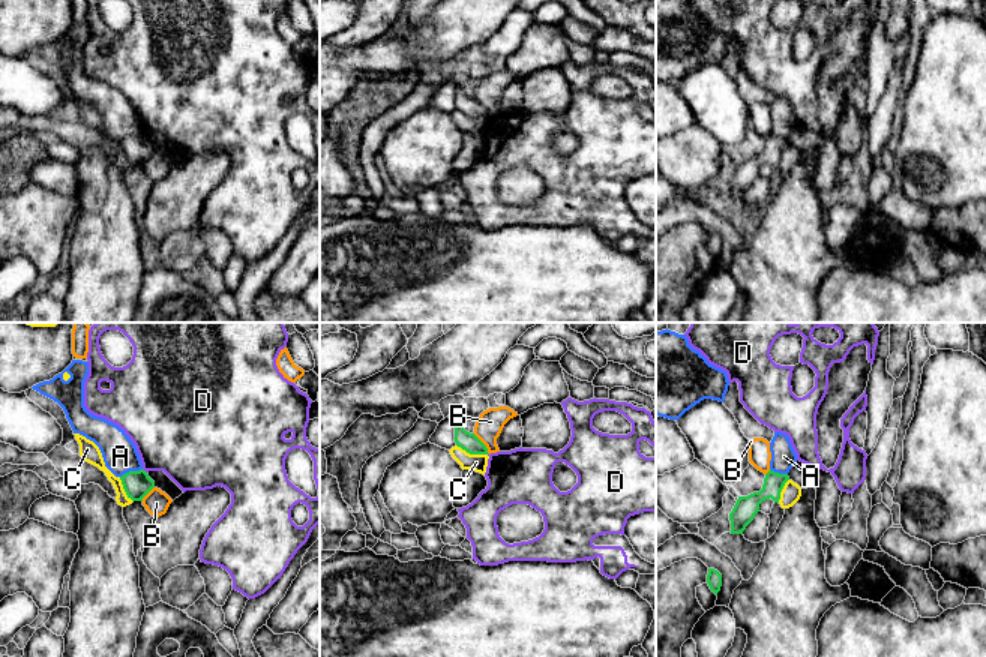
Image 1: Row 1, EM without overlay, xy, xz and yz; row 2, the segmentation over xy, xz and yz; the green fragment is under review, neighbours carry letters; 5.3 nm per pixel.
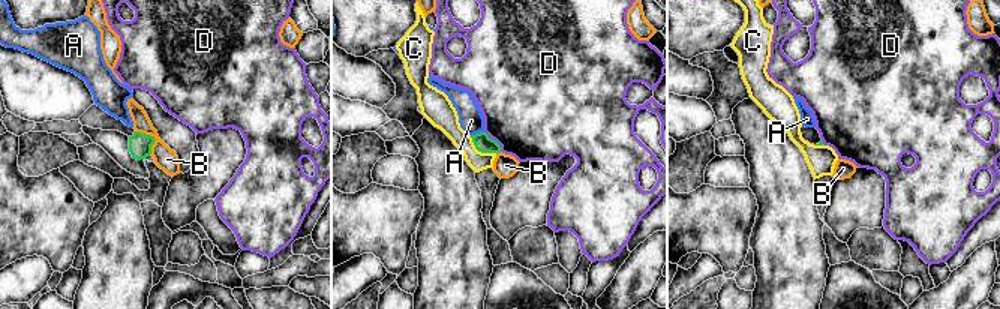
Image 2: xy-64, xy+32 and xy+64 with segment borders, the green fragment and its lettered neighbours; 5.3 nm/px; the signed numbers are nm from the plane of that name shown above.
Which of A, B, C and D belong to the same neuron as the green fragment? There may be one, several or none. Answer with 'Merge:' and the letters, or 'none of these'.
Merge: none of these

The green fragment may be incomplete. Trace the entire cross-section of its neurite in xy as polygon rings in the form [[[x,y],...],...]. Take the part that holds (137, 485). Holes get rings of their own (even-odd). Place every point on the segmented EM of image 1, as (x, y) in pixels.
[[[144,470],[129,471],[120,477],[123,489],[132,501],[143,501],[143,498],[155,488],[155,482]]]

